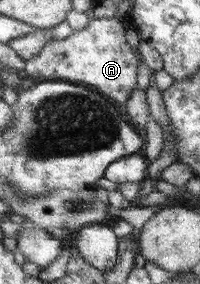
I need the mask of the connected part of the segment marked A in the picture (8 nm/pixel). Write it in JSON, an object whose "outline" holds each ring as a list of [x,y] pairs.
{"outline":[[[115,18],[93,19],[88,28],[75,31],[68,39],[49,41],[42,53],[27,61],[23,76],[38,81],[62,80],[100,92],[108,100],[124,107],[138,85],[138,55],[130,47],[124,25]]]}

